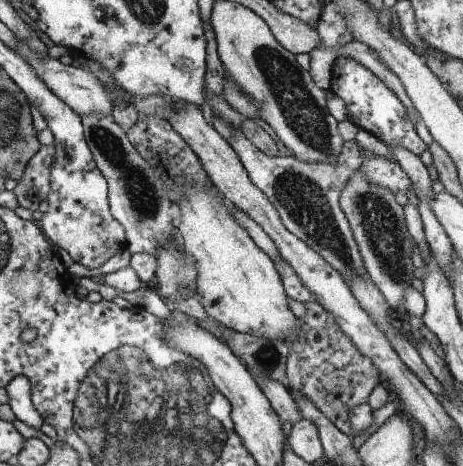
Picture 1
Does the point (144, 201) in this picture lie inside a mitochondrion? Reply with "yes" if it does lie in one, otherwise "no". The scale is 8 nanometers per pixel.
yes

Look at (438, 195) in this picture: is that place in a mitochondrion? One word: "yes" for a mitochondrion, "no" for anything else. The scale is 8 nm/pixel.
no

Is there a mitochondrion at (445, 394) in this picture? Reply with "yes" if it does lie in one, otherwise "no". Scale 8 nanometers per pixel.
no

